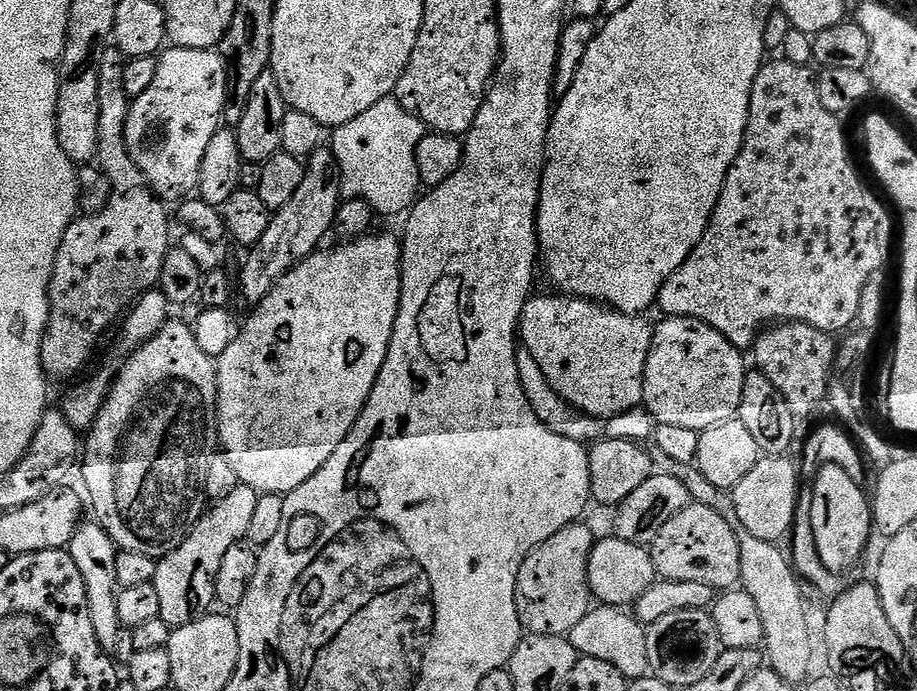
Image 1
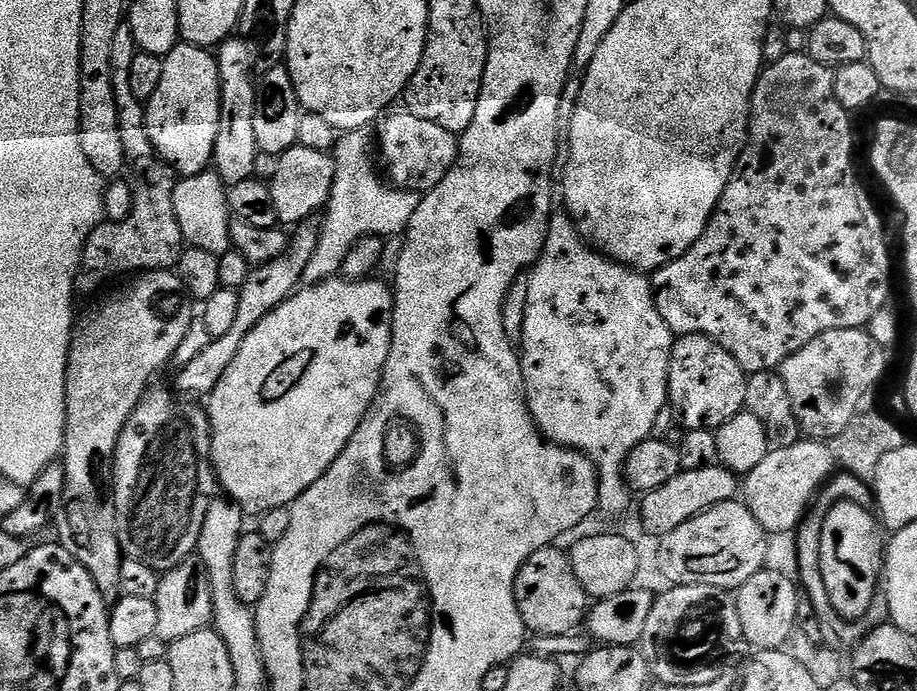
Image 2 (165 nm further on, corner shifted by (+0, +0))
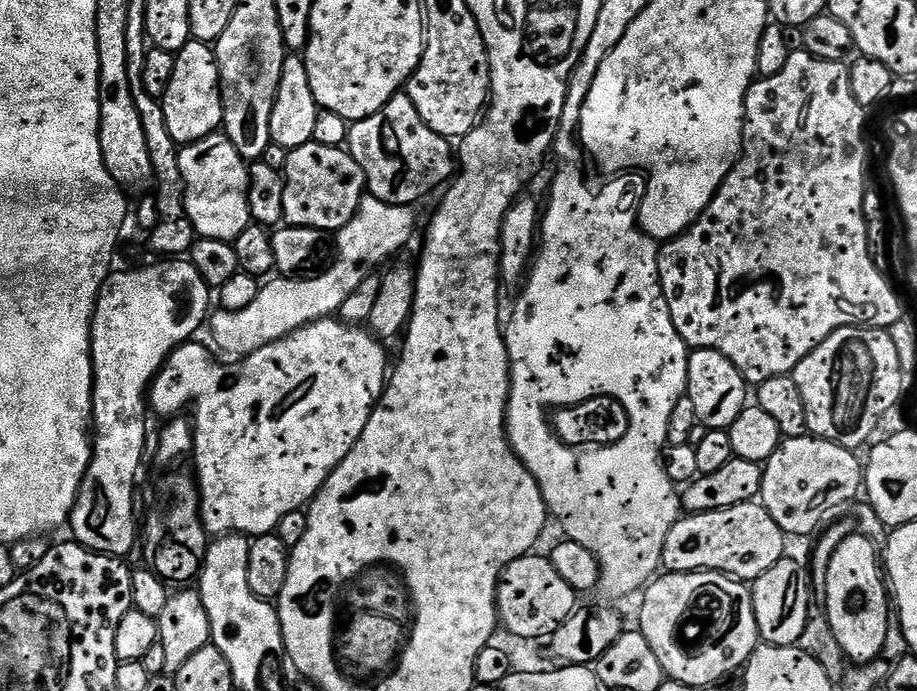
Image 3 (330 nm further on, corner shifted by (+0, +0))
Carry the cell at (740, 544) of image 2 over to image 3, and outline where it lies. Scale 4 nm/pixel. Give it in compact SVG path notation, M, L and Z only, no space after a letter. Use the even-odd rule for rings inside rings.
M759 502L694 512L681 515L666 534L662 564L668 572L720 572L737 582L751 582L785 559L784 540L786 533Z

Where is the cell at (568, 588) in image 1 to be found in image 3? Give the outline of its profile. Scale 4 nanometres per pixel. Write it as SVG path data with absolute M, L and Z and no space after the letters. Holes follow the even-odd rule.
M529 554L510 562L510 566L506 566L501 572L500 585L496 587L496 610L499 623L503 631L505 628L510 635L517 636L520 640L536 640L539 636L551 637L552 633L558 630L558 626L562 626L562 622L566 622L566 618L570 618L570 614L578 607L577 592L563 580L558 570L554 570L551 559L547 555L536 555Z

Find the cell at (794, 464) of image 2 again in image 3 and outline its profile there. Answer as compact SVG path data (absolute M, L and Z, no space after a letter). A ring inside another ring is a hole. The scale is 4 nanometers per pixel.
M807 435L807 436L799 436L798 438L784 438L781 439L780 445L778 446L778 450L774 450L774 454L770 457L770 459L765 460L762 467L764 469L764 473L762 474L762 490L760 491L760 495L758 497L759 503L763 504L764 509L770 514L770 518L774 518L774 522L778 522L778 526L784 531L789 537L792 536L812 536L815 537L817 535L818 530L823 529L825 526L839 521L841 519L840 512L846 511L846 513L853 507L854 504L857 503L858 497L856 495L861 495L862 485L864 482L864 468L862 467L862 460L860 460L855 451L850 448L843 448L842 446L838 446L834 442L830 442L829 440L824 440L821 436Z

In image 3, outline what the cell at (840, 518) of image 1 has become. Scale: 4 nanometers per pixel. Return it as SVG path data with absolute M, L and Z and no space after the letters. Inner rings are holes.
M849 534L844 539L834 558L830 559L826 572L826 586L822 590L824 610L828 613L830 630L834 630L834 638L838 638L838 646L842 646L845 657L853 665L863 666L875 664L881 659L884 647L888 644L888 608L890 612L890 592L886 587L886 576L878 559L878 549L866 537Z

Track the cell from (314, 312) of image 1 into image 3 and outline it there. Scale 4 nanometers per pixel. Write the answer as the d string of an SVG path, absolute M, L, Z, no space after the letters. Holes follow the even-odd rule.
M339 318L313 320L311 324L294 330L289 336L282 337L278 342L270 342L270 346L262 346L262 350L258 350L254 354L243 357L239 362L233 363L236 365L229 372L226 365L215 364L210 357L204 356L203 346L196 343L183 344L181 348L175 348L168 355L167 362L161 366L160 373L152 381L150 389L151 411L155 415L157 412L158 415L164 416L163 418L173 418L179 417L184 412L183 408L187 404L193 404L196 407L196 418L194 417L196 472L194 471L194 479L200 490L200 517L209 537L239 534L255 538L275 533L278 522L282 522L282 518L286 518L286 514L299 512L312 503L313 498L318 494L318 490L326 482L326 478L330 478L330 474L340 465L342 458L346 458L346 454L350 454L354 442L358 442L362 430L366 430L366 422L370 418L372 409L375 408L380 400L380 395L384 392L386 372L383 372L382 369L343 368L340 364L336 364L331 368L328 364L320 364L320 360L326 359L328 352L376 352L382 345L381 341L371 331L360 326L345 324Z

